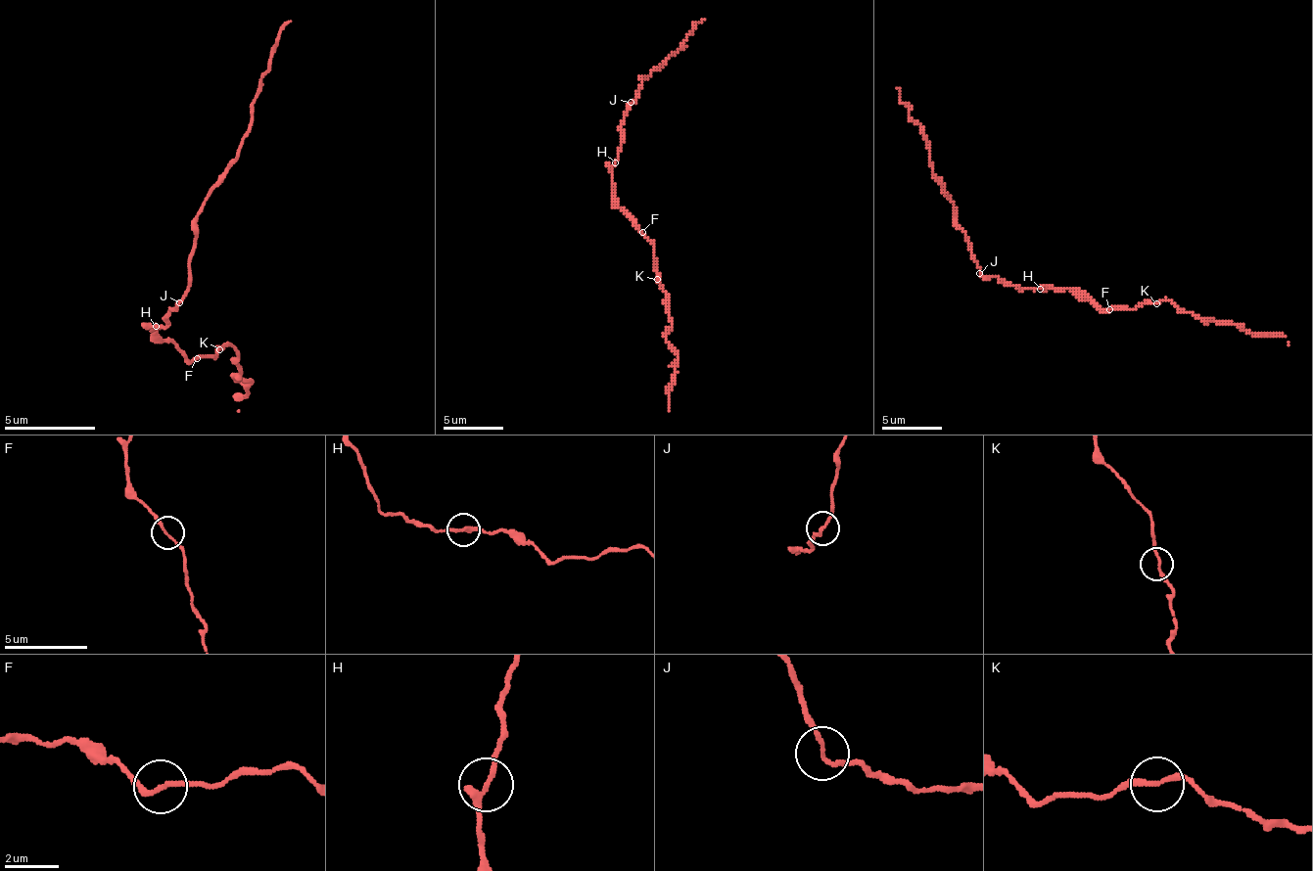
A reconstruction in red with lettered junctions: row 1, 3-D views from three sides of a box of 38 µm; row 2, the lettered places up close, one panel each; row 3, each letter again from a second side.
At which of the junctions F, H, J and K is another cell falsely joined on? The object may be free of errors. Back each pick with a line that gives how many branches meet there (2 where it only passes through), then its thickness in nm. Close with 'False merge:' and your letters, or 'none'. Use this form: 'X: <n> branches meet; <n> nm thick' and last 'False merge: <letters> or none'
J: 2 branches meet; 150 nm thick
False merge: J

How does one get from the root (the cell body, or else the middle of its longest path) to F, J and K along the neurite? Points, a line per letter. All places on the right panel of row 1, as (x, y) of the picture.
F: (1040, 289), (1073, 289), (1091, 297), (1102, 309), (1109, 309)
J: (1040, 289), (1005, 285), (996, 276), (980, 273)
K: (1040, 289), (1073, 289), (1091, 297), (1102, 309), (1136, 309), (1145, 303), (1156, 303)

